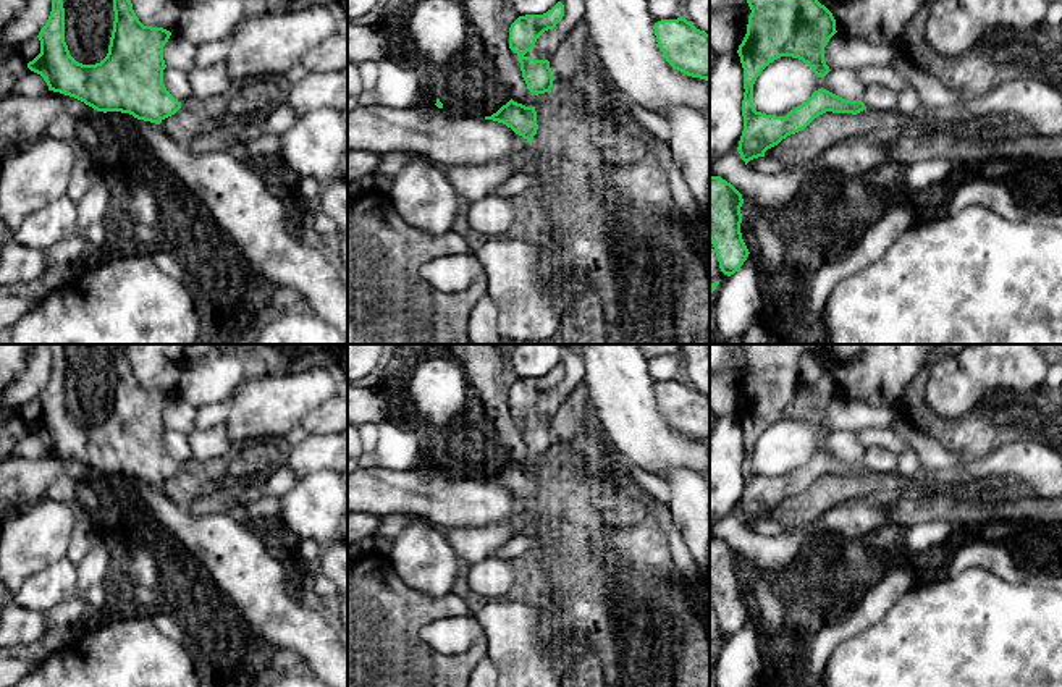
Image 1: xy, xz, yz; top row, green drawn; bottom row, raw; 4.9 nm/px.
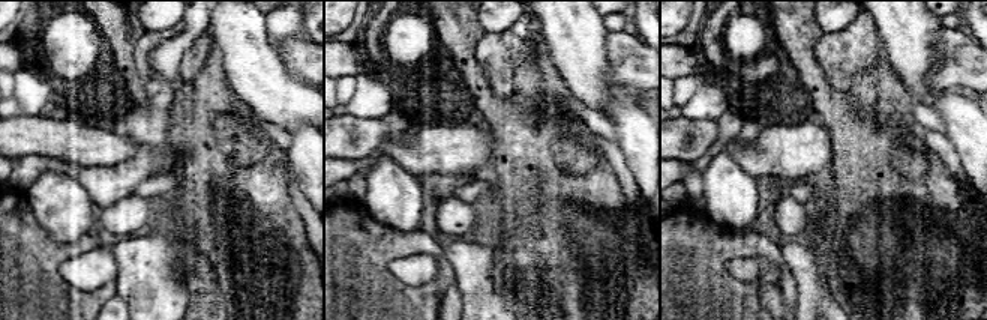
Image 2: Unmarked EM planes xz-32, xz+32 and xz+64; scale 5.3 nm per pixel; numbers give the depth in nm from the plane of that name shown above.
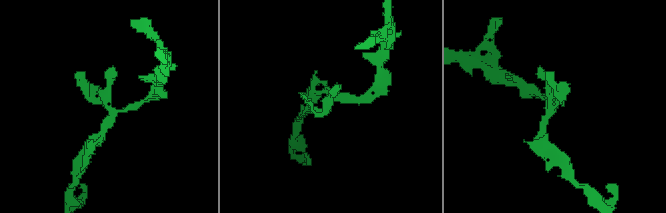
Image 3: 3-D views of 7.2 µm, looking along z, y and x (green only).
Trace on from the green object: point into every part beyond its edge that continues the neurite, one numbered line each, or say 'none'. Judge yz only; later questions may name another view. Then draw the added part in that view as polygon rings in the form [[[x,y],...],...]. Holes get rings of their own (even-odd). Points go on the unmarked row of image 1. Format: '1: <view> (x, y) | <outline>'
none

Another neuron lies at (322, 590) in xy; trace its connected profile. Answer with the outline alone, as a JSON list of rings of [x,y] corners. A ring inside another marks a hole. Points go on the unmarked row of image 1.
[[[314,569],[309,574],[309,582],[306,584],[306,593],[317,605],[327,605],[330,601],[335,601],[335,598],[338,596],[338,588],[328,575]]]

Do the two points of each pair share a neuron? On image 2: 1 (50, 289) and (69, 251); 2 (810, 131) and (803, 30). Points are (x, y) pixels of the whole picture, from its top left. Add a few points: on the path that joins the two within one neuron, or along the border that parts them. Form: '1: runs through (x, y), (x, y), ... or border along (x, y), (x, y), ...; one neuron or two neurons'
1: runs through (50, 278), (50, 266), (59, 257); one neuron
2: border along (818, 117), (828, 129), (831, 153); two neurons

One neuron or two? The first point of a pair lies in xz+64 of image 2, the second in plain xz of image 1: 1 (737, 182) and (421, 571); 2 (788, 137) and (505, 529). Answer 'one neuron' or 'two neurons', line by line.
1: one neuron
2: two neurons

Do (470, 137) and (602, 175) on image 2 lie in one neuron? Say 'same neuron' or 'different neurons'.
different neurons

